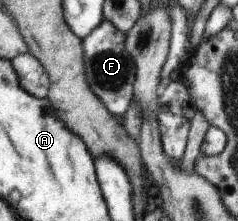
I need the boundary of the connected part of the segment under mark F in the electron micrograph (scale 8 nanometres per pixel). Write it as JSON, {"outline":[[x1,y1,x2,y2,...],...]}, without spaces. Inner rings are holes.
{"outline":[[103,20,86,38,83,43,83,57,85,61,85,79,89,89,104,103,105,109,112,115,126,112,133,99,133,84,136,77,136,65,133,57,125,49,125,35,112,23]]}

